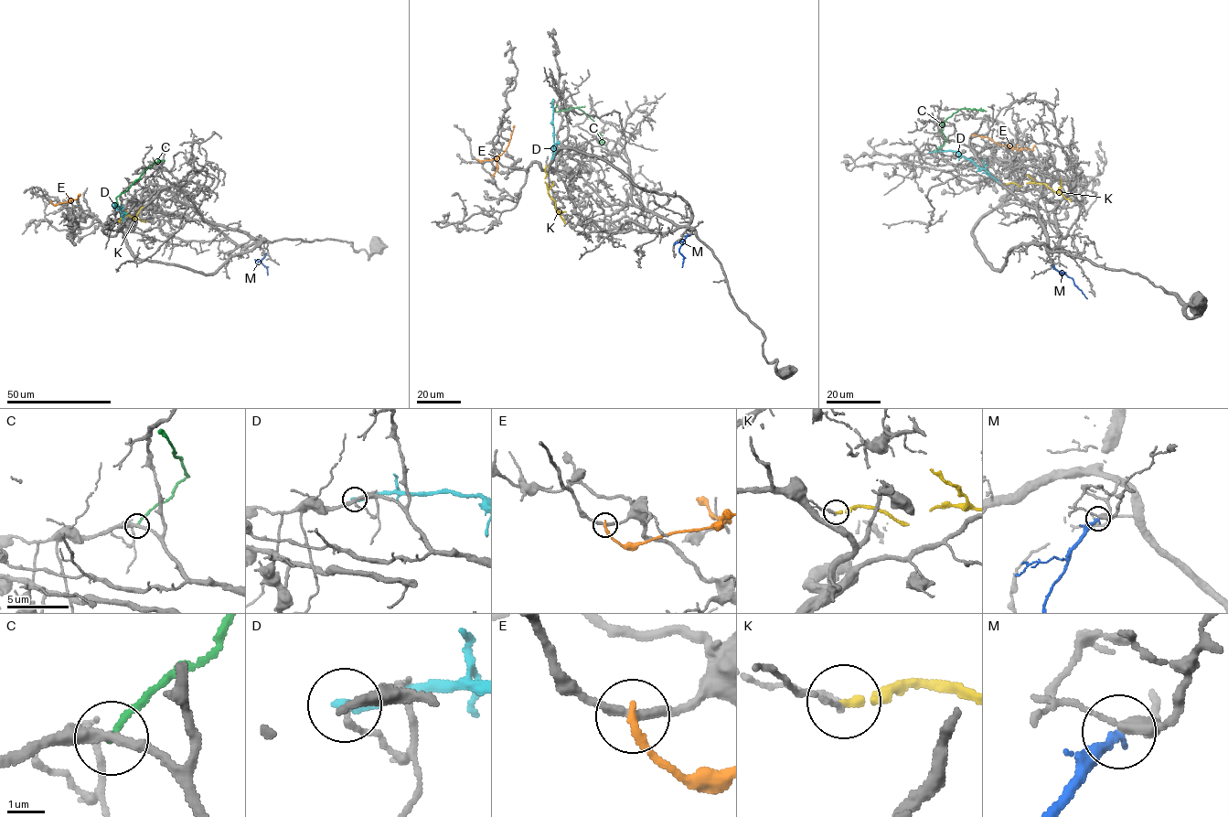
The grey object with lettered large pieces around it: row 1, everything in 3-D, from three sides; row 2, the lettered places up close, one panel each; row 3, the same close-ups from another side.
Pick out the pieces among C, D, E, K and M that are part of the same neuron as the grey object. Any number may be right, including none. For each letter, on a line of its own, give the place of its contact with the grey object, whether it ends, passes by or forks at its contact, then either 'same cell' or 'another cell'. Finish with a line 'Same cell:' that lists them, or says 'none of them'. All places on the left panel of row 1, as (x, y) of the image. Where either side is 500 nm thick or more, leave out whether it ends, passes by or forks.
C: contact (118, 206); it ends; another cell
D: contact (113, 208); it ends; another cell
E: contact (50, 201); it ends; another cell
K: contact (119, 221); it ends; another cell
M: contact (266, 253); it ends; another cell
Same cell: none of them

